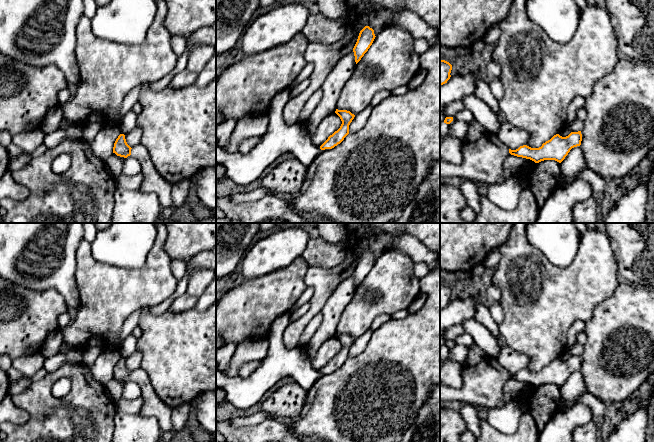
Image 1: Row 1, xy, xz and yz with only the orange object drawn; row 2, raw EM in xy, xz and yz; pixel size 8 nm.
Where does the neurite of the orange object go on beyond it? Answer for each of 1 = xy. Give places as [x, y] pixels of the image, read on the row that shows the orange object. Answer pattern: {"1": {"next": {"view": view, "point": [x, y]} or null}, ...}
{"1": {"next": {"view": "xy", "point": [153, 182]}}}

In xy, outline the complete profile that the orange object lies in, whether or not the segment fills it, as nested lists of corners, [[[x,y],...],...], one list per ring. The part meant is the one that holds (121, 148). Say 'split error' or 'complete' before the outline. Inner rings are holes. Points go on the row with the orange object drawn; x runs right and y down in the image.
split error; [[[120,134],[114,143],[113,153],[124,158],[130,155],[136,158],[141,164],[141,173],[143,174],[143,181],[138,190],[146,193],[155,193],[162,208],[172,206],[172,184],[156,171],[150,154],[144,146],[138,145],[131,148],[126,142],[125,135]]]

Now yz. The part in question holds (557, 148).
complete; [[[581,131],[571,132],[566,137],[556,134],[539,148],[531,148],[527,145],[523,145],[516,150],[509,149],[509,153],[517,157],[530,159],[535,163],[544,160],[555,160],[561,163],[572,148],[581,145],[581,141]]]

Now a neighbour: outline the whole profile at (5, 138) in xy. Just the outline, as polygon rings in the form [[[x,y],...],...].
[[[0,131],[0,144],[8,147],[12,143],[12,135],[7,131]]]

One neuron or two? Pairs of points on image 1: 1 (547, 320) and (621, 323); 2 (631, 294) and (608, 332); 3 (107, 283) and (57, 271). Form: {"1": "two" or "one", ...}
{"1": "two", "2": "one", "3": "two"}

